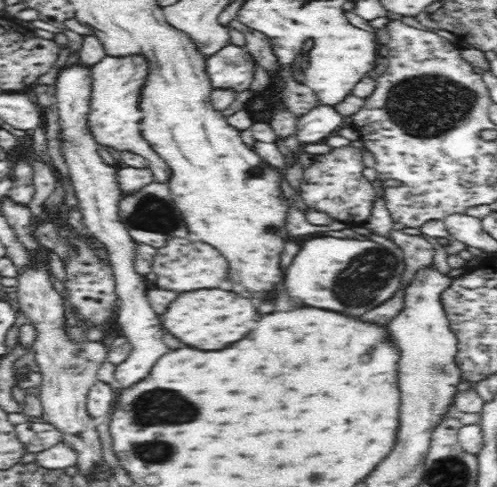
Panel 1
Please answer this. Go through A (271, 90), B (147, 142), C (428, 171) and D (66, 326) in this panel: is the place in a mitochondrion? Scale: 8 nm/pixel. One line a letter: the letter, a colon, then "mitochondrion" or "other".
A: other
B: other
C: other
D: other

